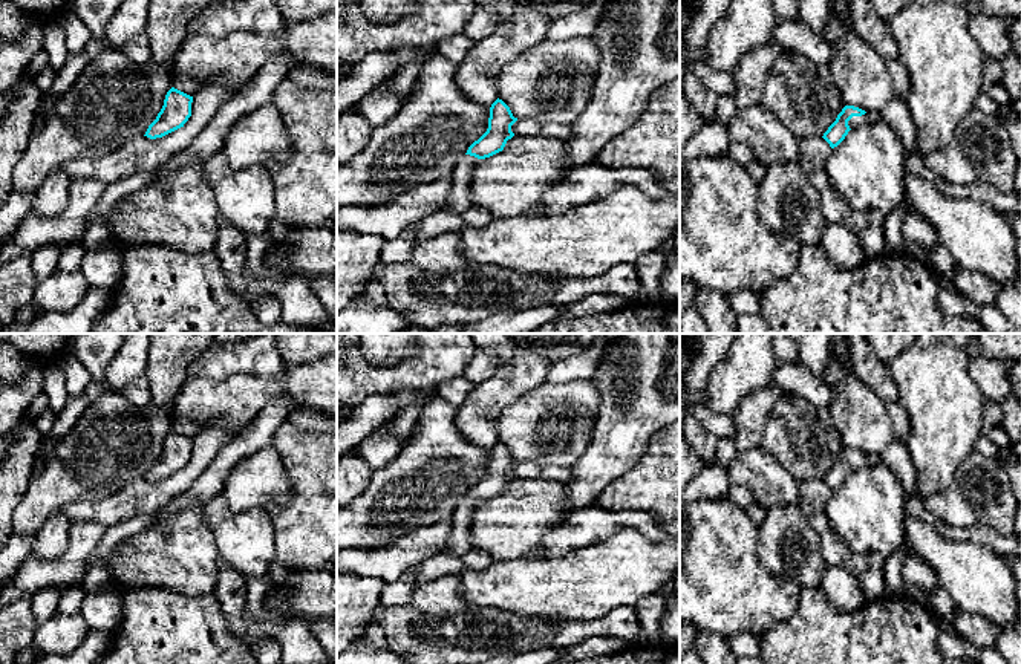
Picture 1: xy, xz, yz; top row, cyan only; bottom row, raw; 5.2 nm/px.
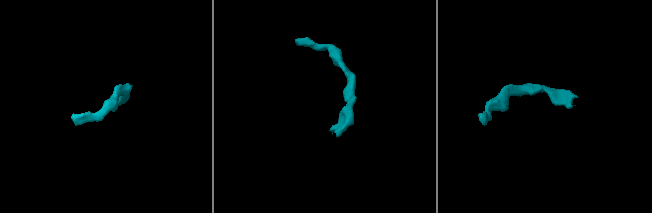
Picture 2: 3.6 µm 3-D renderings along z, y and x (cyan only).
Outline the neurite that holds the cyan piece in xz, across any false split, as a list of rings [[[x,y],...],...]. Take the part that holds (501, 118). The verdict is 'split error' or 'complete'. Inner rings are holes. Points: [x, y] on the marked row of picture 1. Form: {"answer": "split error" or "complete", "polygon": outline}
{"answer": "split error", "polygon": [[[497,98],[491,104],[487,132],[468,147],[450,174],[452,188],[444,211],[462,216],[473,205],[471,184],[475,165],[479,159],[504,150],[507,141],[514,136],[511,125],[516,121],[517,118],[513,116],[502,99]]]}

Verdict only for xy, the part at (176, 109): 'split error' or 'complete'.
complete

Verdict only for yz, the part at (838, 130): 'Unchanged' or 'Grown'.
Grown

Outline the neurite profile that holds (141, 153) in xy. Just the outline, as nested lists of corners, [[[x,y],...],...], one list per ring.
[[[217,84],[204,86],[193,96],[191,116],[181,129],[156,139],[133,138],[98,159],[67,161],[61,170],[70,177],[95,177],[106,184],[113,184],[138,171],[152,171],[187,148],[234,95],[237,92],[230,92]]]

